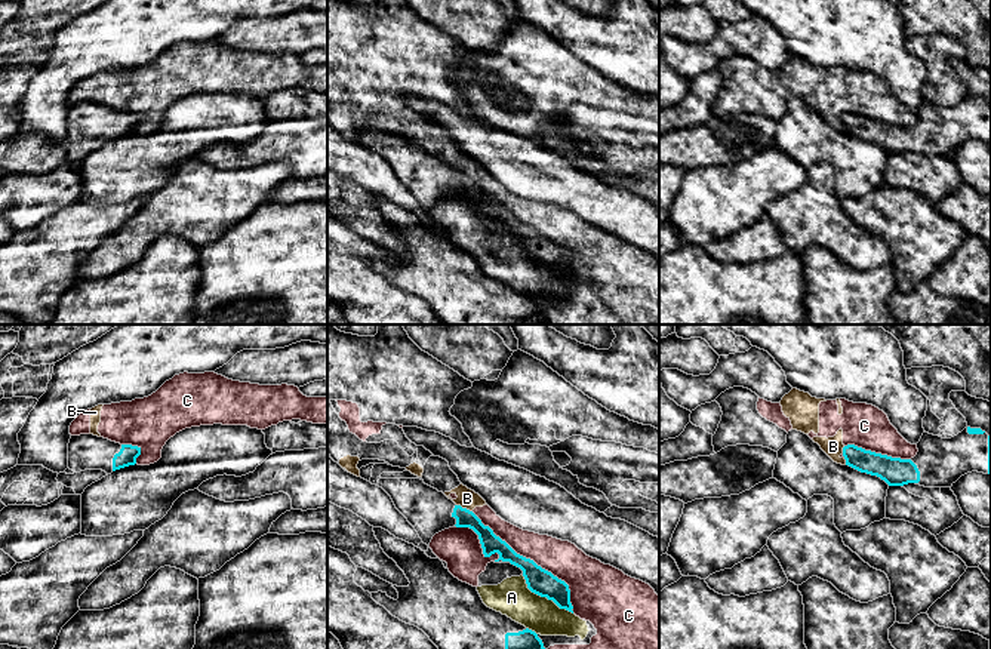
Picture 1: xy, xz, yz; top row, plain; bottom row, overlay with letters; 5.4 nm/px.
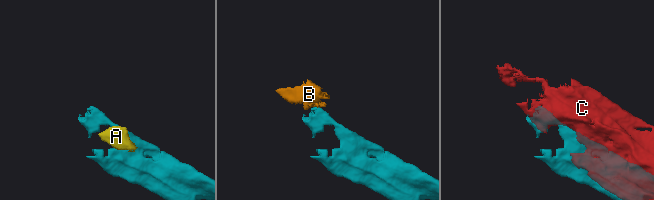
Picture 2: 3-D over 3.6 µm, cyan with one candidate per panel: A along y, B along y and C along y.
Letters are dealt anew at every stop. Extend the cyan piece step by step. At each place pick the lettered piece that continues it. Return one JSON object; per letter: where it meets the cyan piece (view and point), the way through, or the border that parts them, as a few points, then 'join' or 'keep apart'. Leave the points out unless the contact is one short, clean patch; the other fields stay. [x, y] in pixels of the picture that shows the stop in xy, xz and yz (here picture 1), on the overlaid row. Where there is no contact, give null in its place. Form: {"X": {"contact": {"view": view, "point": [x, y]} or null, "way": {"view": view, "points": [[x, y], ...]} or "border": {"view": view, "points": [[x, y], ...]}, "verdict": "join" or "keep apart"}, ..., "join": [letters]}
{"A": {"contact": {"view": "xz", "point": [544, 596]}, "verdict": "keep apart"}, "B": {"contact": {"view": "xz", "point": [464, 508]}, "border": {"view": "xz", "points": [[456, 504], [471, 511]]}, "verdict": "keep apart"}, "C": {"contact": {"view": "xz", "point": [532, 560]}, "verdict": "keep apart"}, "join": []}

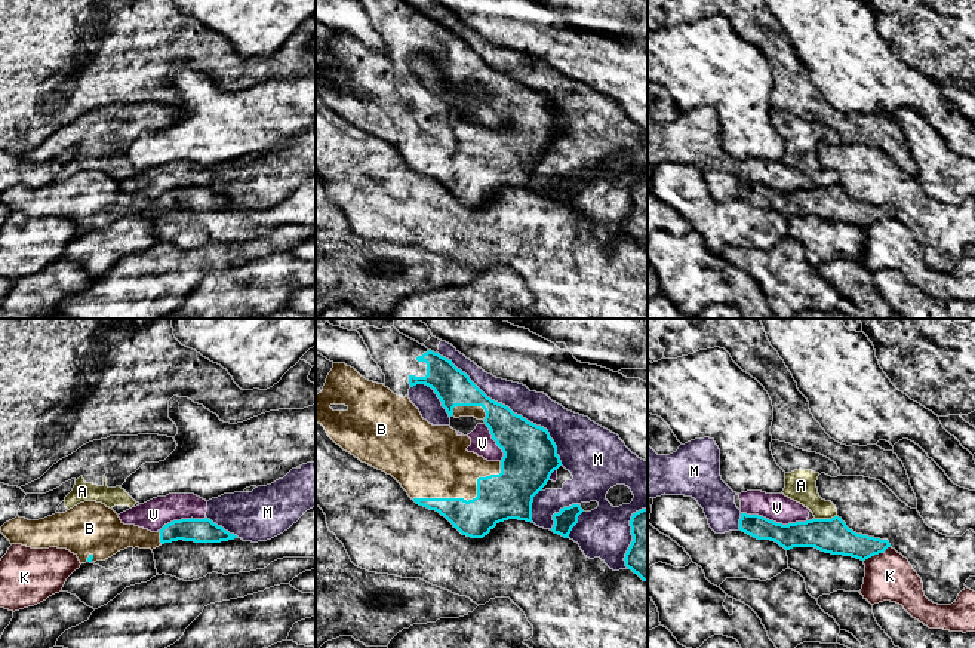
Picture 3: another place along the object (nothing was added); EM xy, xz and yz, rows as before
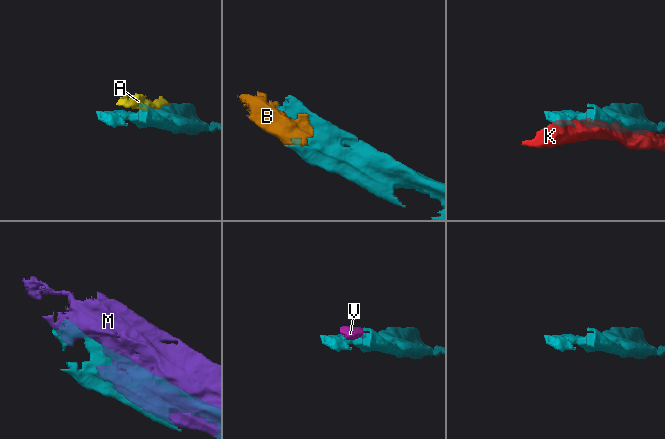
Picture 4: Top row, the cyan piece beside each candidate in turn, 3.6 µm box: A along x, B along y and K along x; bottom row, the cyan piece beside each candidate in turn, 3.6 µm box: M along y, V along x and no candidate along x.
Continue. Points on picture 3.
{"A": {"contact": {"view": "yz", "point": [826, 519]}, "verdict": "keep apart"}, "B": {"contact": {"view": "xz", "point": [468, 500]}, "verdict": "join"}, "K": {"contact": {"view": "yz", "point": [876, 553]}, "verdict": "keep apart"}, "M": {"contact": {"view": "xz", "point": [508, 408]}, "verdict": "keep apart"}, "V": {"contact": {"view": "yz", "point": [772, 521]}, "verdict": "keep apart"}, "join": ["B"]}

